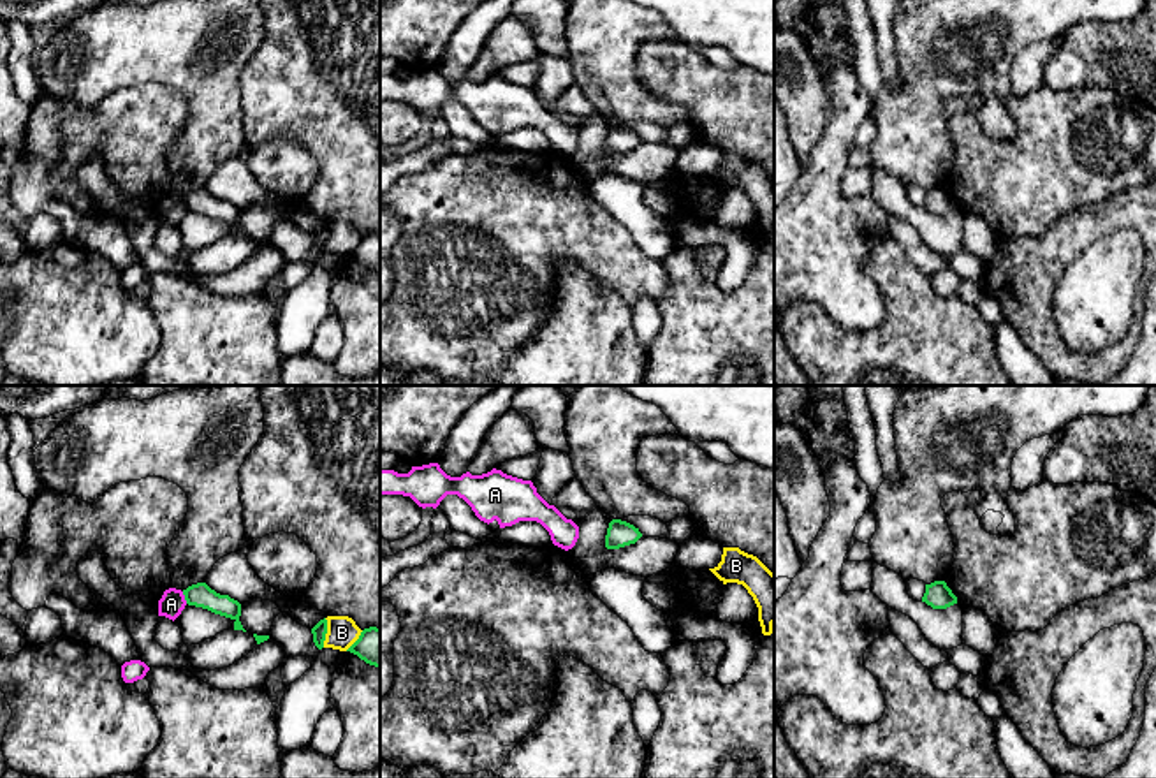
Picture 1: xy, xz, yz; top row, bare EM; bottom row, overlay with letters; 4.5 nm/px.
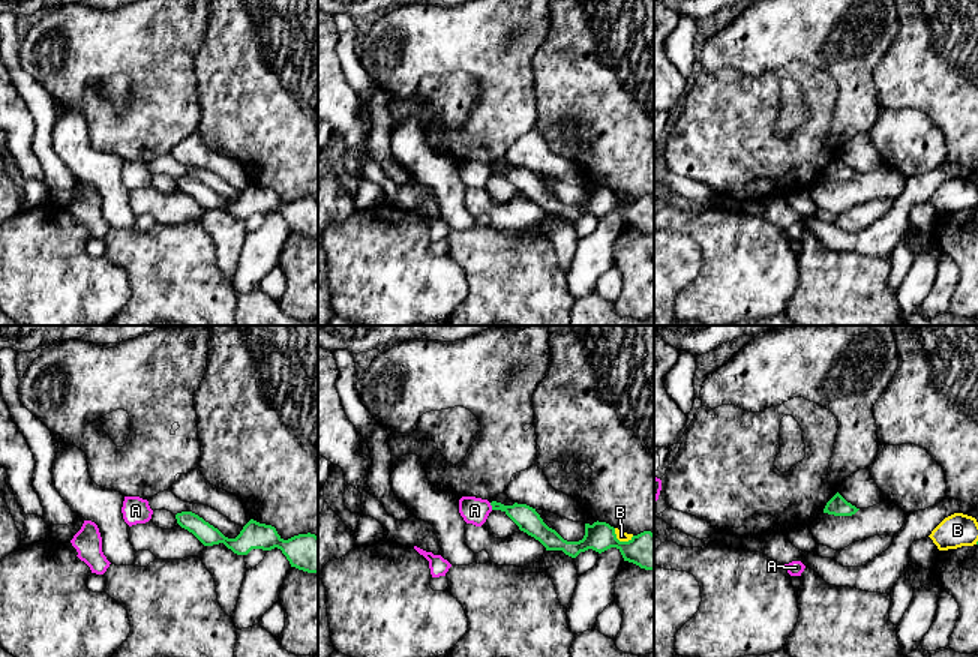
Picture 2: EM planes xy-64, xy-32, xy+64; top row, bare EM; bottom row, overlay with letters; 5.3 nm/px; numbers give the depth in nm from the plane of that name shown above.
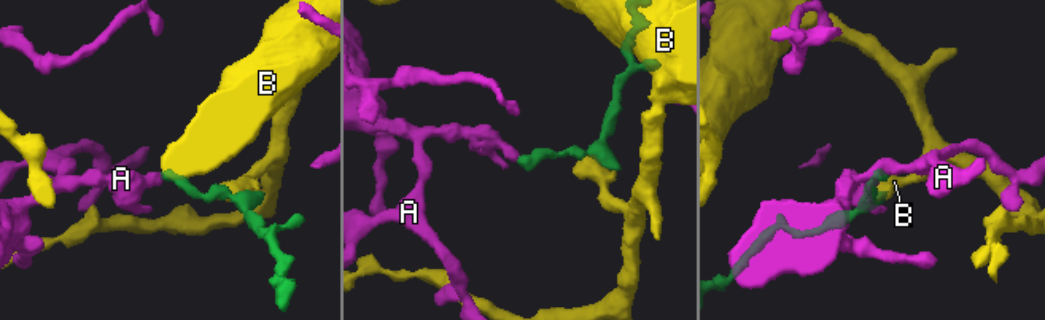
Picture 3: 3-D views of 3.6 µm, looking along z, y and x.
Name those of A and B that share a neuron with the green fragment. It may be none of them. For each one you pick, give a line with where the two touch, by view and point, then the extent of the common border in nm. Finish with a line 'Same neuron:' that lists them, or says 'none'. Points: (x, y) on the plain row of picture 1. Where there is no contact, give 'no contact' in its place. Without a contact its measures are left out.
Same neuron: none

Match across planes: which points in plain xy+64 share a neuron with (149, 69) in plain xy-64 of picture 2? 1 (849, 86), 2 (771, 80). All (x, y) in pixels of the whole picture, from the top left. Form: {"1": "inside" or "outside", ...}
{"1": "inside", "2": "outside"}

